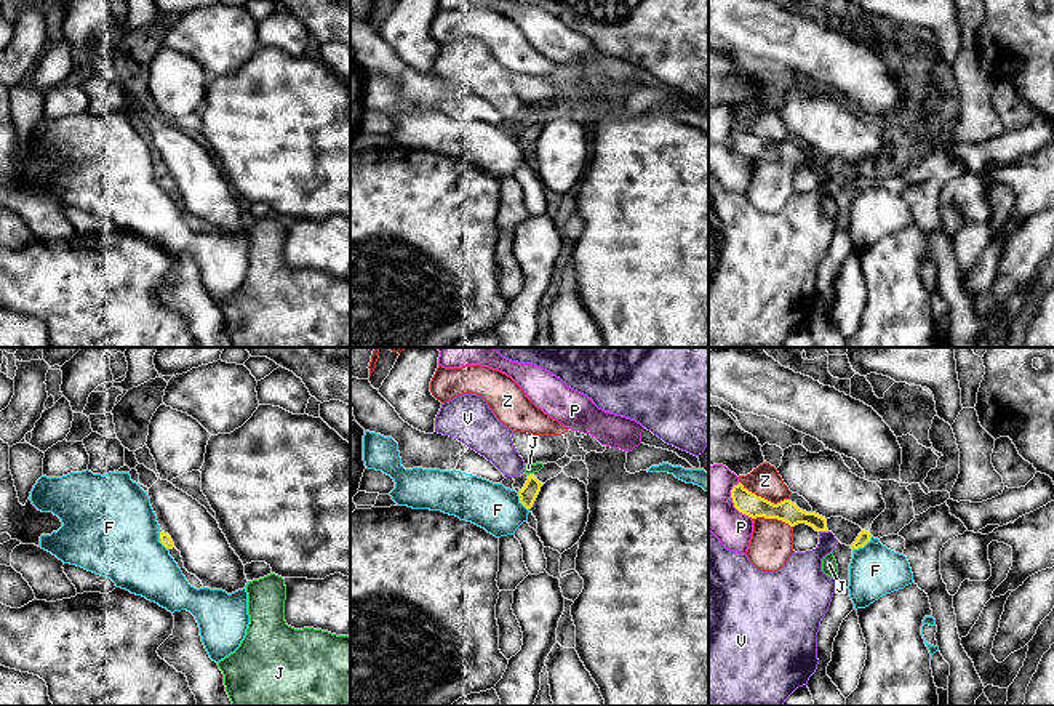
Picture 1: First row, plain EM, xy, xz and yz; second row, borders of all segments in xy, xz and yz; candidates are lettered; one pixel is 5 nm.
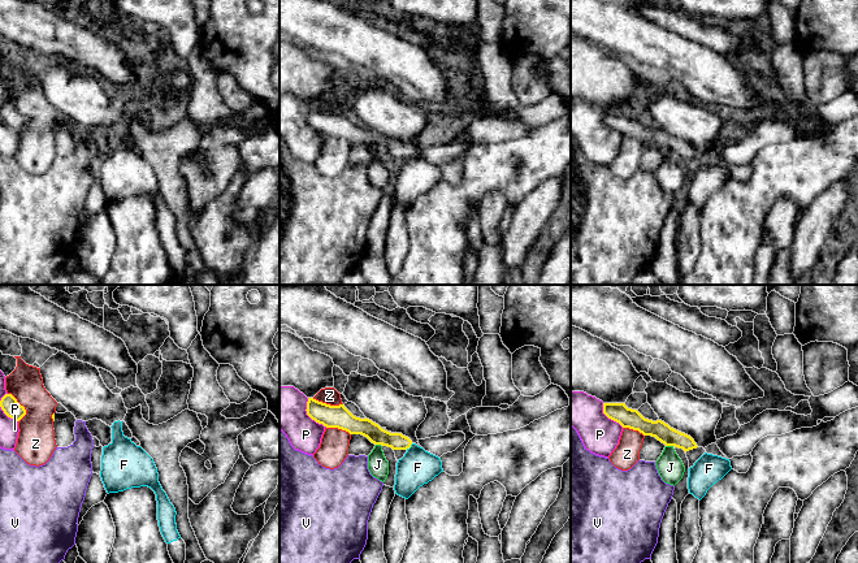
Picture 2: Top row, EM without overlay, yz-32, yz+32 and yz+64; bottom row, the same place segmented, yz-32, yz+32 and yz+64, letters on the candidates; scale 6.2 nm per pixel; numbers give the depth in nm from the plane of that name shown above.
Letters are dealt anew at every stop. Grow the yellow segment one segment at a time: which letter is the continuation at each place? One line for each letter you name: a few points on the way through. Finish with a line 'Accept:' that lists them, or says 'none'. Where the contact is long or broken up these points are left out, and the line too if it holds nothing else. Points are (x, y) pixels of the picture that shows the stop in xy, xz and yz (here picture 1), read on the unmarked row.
Accept: none

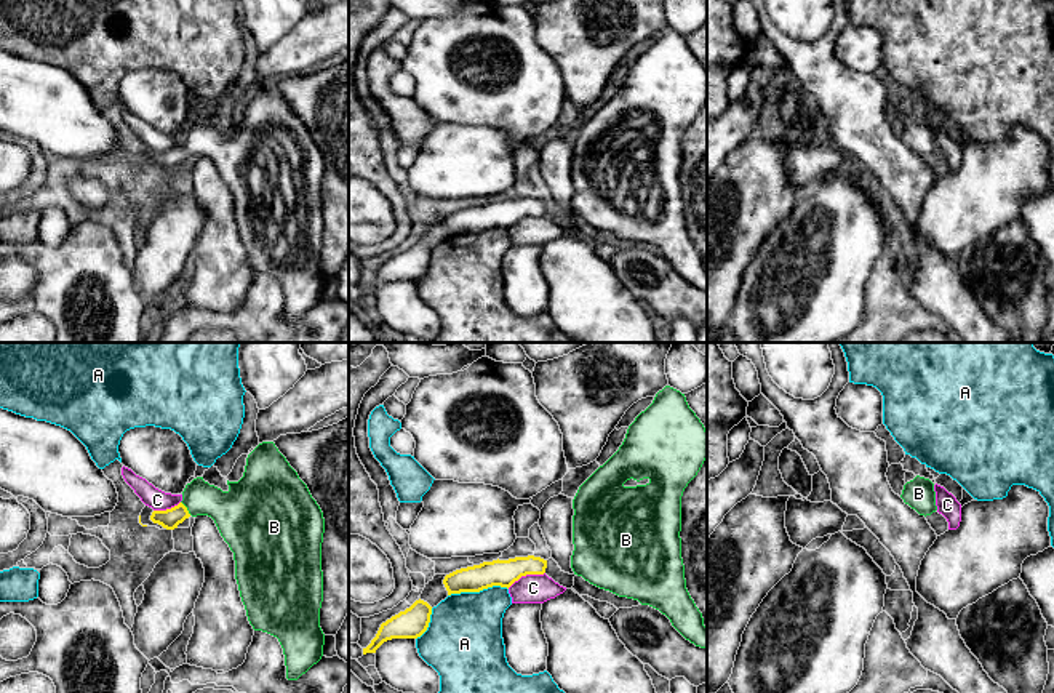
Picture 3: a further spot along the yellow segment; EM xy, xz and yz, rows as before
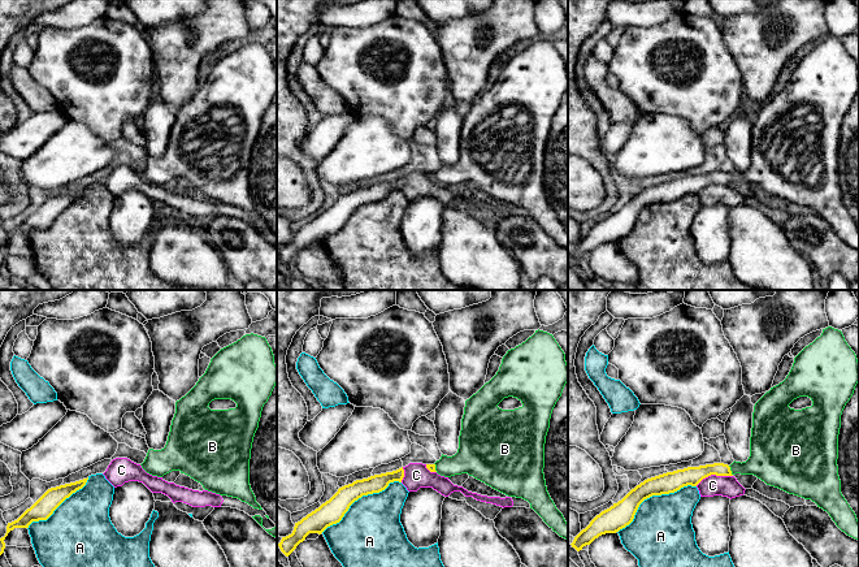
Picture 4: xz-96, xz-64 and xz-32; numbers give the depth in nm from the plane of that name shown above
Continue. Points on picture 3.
B: Path across: xy (170, 160), (186, 149), (223, 148), (235, 154)
Accept: B

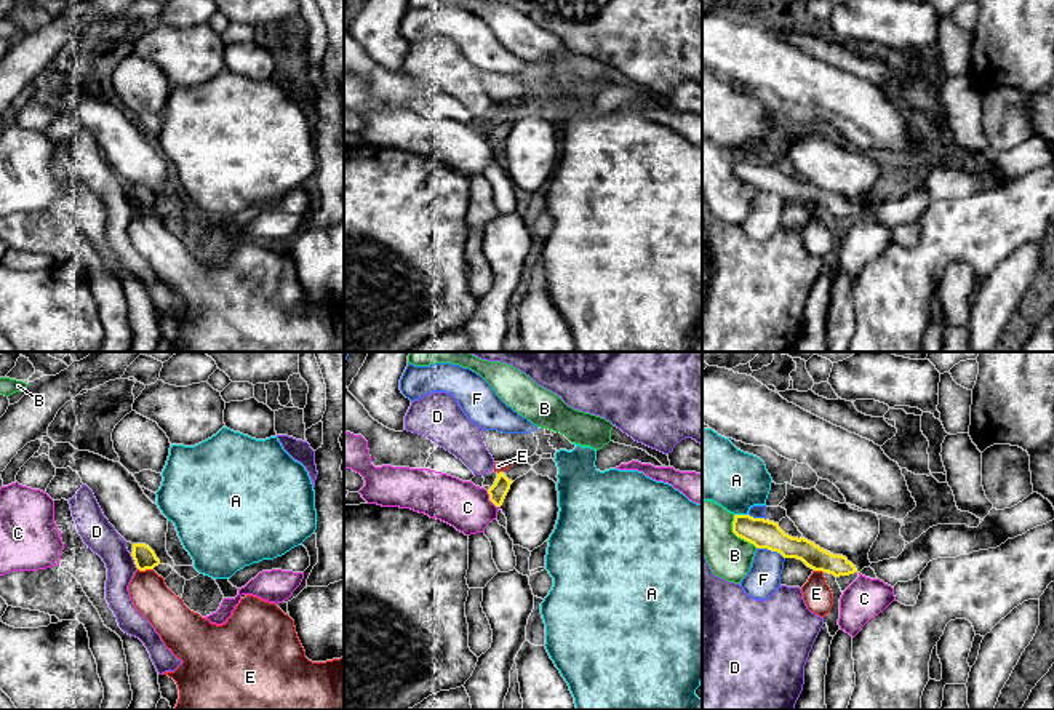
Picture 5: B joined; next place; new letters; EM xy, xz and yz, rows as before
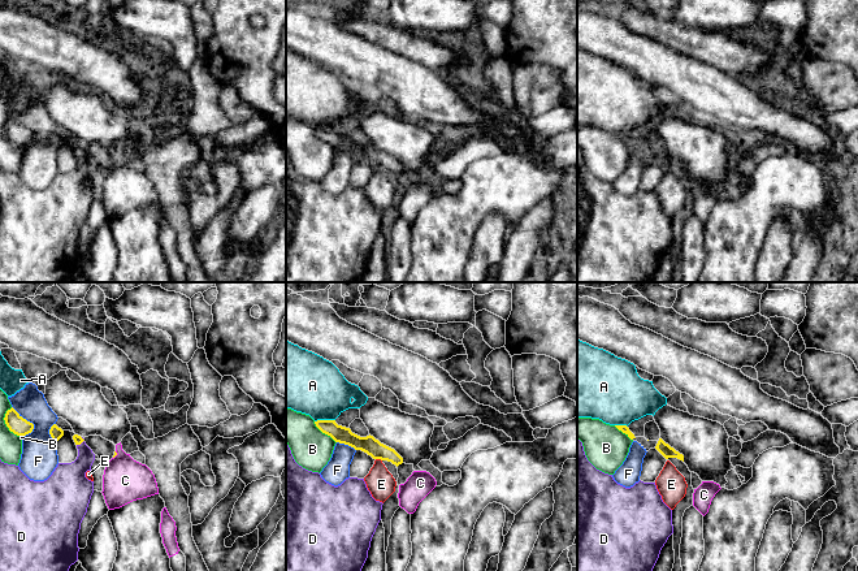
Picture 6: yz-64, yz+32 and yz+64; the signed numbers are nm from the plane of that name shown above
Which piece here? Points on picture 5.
Accept: none

